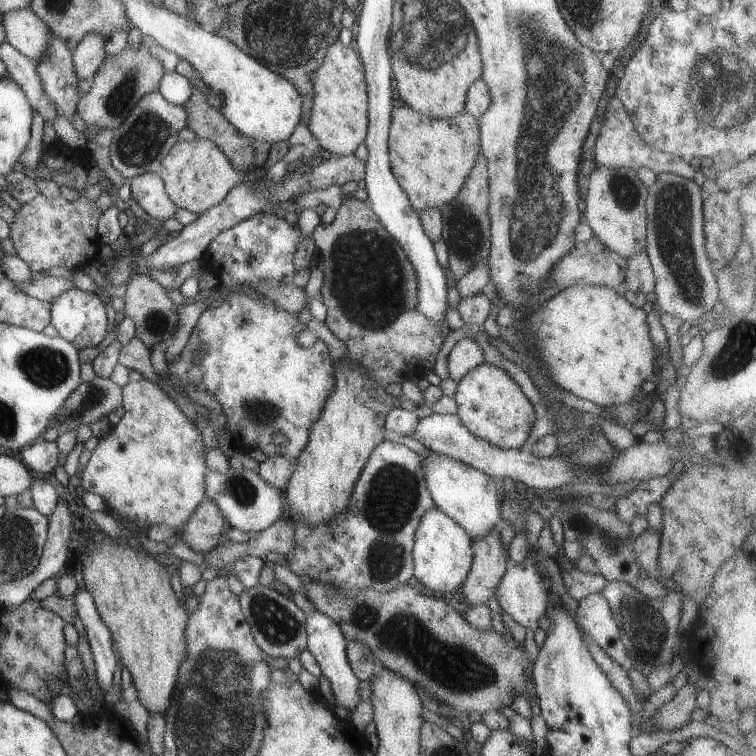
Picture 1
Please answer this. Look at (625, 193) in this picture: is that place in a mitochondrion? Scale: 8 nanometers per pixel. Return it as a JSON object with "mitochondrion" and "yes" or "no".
{"mitochondrion":"yes"}

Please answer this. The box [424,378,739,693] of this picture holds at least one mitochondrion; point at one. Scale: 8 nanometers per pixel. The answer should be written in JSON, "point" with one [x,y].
{"point":[647,631]}

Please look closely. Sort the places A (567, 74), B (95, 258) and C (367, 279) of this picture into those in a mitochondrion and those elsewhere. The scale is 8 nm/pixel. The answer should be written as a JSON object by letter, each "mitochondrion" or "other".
{"A":"mitochondrion","B":"other","C":"mitochondrion"}

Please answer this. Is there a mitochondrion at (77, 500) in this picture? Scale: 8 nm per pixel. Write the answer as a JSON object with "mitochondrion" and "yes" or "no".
{"mitochondrion":"no"}

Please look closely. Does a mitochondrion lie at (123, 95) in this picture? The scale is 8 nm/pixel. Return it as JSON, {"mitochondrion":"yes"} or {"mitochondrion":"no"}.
{"mitochondrion":"yes"}

